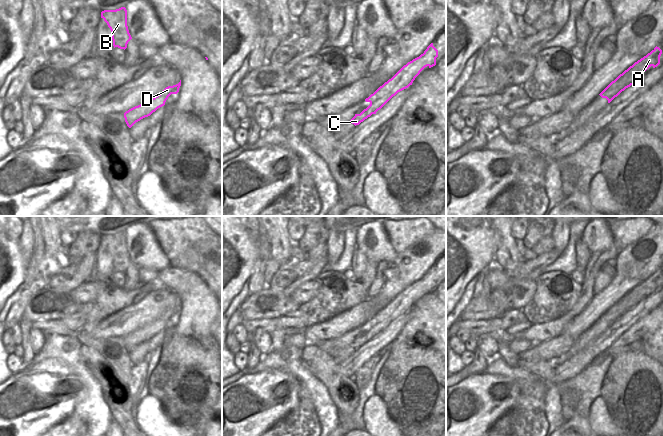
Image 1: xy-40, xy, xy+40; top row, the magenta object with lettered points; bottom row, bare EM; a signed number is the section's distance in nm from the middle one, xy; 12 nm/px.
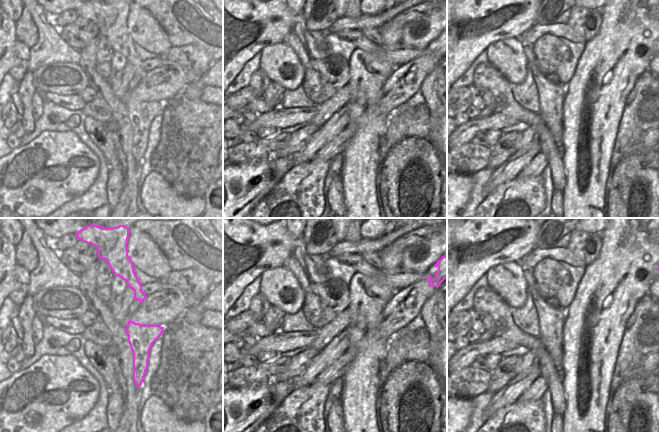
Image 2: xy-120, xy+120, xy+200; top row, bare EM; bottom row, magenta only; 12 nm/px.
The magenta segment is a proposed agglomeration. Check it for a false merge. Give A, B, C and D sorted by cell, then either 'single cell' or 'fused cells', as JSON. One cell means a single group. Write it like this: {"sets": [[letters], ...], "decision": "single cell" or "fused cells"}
{"sets": [["A", "D"], ["B", "C"]], "decision": "fused cells"}

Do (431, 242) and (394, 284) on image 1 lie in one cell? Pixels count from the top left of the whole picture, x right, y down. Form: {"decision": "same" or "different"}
{"decision": "same"}

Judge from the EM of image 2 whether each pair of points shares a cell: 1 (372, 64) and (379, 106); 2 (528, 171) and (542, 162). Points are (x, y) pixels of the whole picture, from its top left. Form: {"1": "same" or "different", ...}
{"1": "same", "2": "same"}

